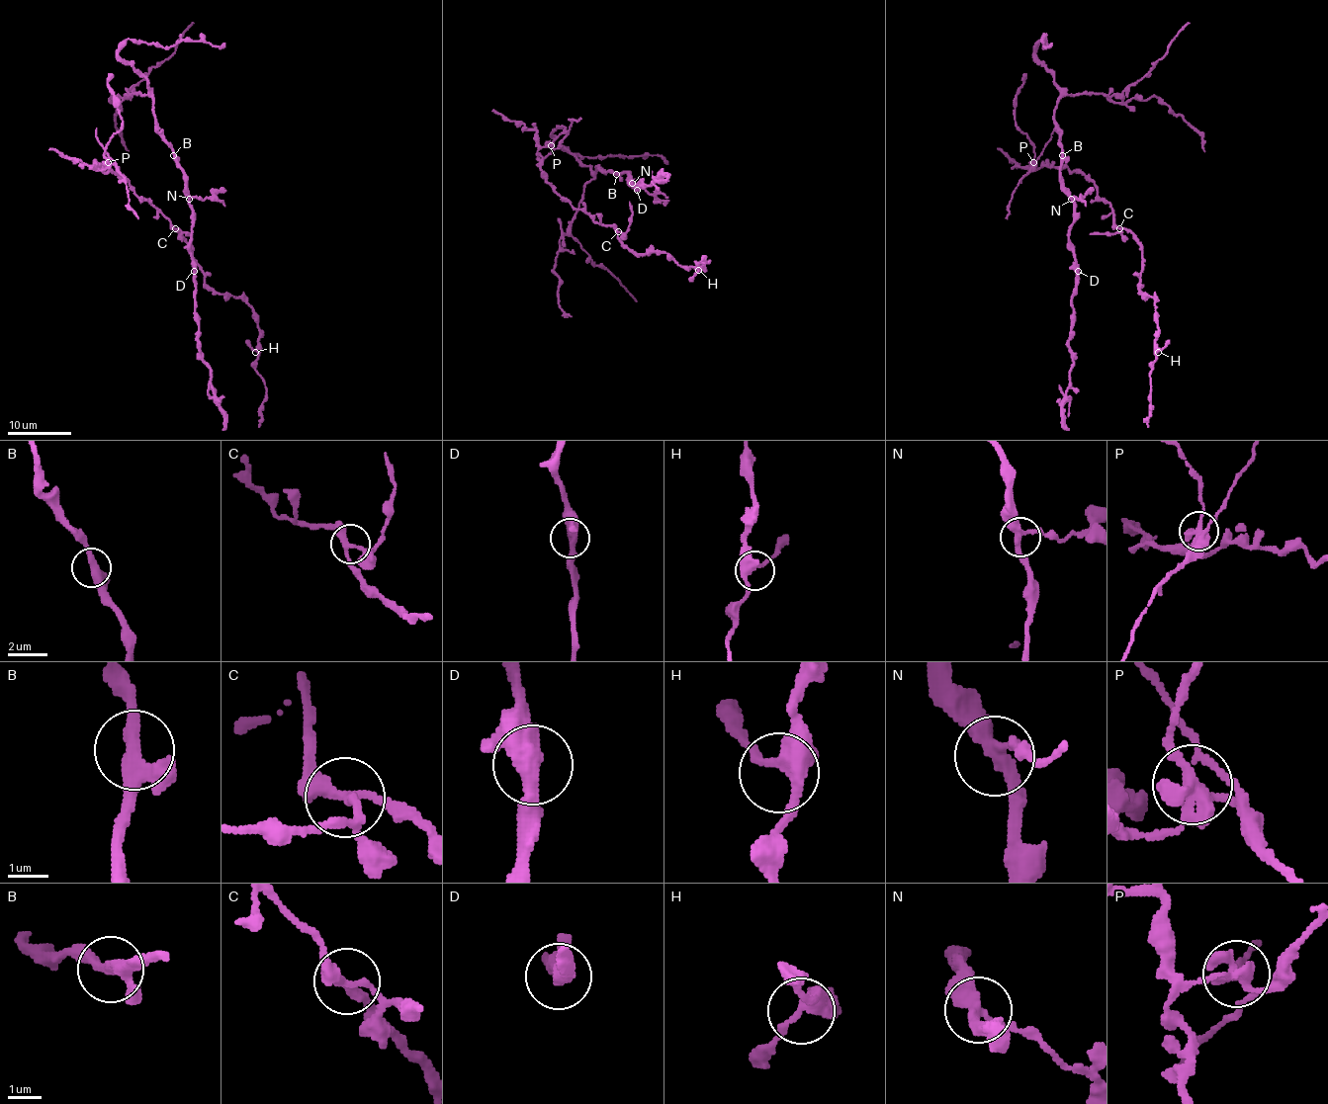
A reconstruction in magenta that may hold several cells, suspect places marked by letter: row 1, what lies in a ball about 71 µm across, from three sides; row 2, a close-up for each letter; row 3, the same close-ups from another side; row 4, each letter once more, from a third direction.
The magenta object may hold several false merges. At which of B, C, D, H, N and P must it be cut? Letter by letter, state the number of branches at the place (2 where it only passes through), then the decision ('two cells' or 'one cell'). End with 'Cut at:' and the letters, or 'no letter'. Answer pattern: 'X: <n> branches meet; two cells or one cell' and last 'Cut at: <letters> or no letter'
B: 3 branches meet; one cell
C: 3 branches meet; one cell
D: 3 branches meet; one cell
H: 3 branches meet; one cell
N: 3 branches meet; one cell
P: 3 branches meet; two cells
Cut at: P

